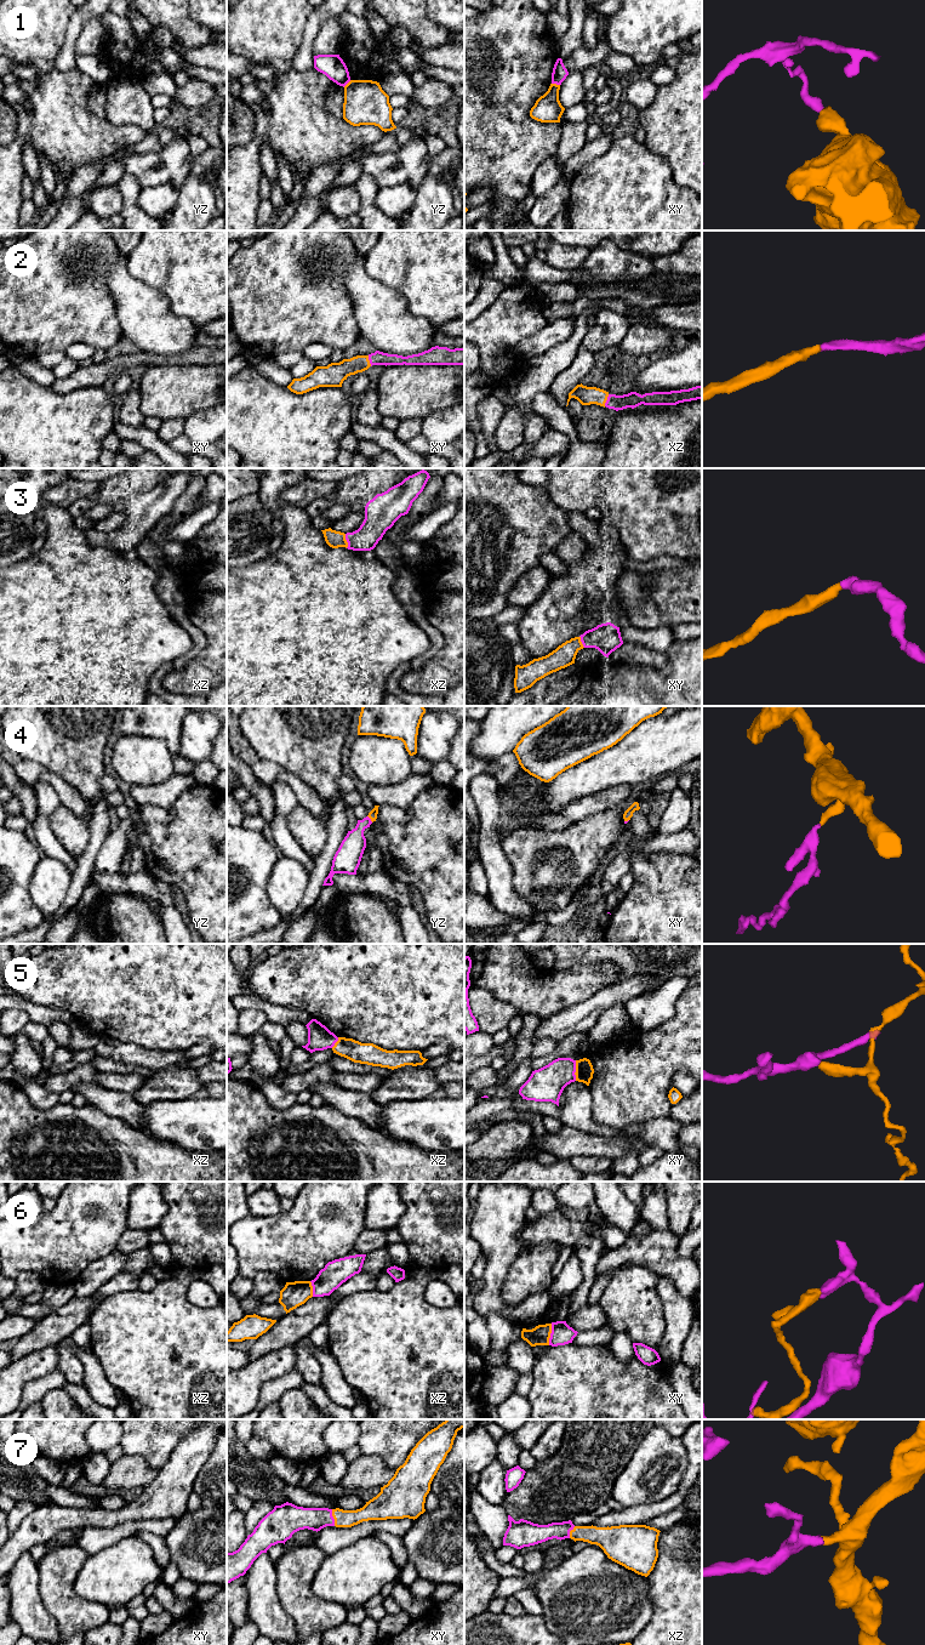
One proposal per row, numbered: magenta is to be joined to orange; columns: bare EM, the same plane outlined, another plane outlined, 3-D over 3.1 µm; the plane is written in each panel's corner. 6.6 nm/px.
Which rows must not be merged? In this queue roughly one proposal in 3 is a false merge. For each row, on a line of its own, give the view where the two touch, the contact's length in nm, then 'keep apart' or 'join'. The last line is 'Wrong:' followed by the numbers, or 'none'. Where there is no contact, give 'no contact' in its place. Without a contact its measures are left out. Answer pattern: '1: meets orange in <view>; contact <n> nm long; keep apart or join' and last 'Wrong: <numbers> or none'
1: meets orange in xy; contact 60 nm long; keep apart
2: meets orange in xz; contact 90 nm long; join
3: meets orange in xz; contact 100 nm long; join
4: meets orange in yz; contact 60 nm long; join
5: meets orange in xy; contact 140 nm long; join
6: meets orange in xy; contact 150 nm long; keep apart
7: meets orange in xy; contact 110 nm long; join
Wrong: 1, 6

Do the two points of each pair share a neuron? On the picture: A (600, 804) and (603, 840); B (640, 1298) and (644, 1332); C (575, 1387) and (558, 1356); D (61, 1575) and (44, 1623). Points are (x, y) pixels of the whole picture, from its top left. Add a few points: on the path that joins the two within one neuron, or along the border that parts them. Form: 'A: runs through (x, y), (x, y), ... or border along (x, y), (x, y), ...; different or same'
A: border along (616, 804), (574, 821); different
B: runs through (640, 1307), (640, 1316), (644, 1324); same
C: runs through (567, 1379), (558, 1369), (558, 1364); same
D: border along (38, 1584), (40, 1600), (56, 1622), (60, 1632); different

